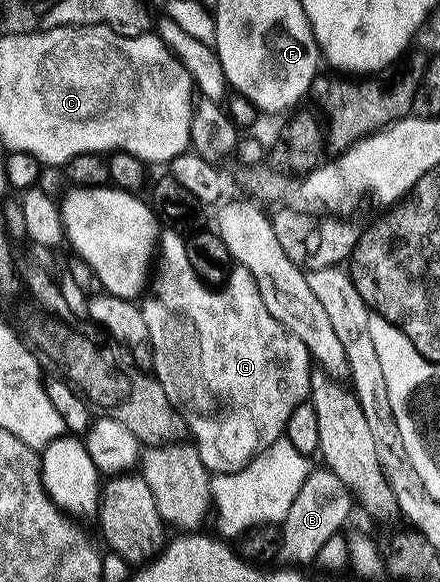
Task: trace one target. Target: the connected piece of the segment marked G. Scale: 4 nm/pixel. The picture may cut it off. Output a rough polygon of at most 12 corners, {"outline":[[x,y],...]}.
{"outline":[[162,229],[152,373],[210,475],[309,397],[303,340],[247,268],[214,288]]}

